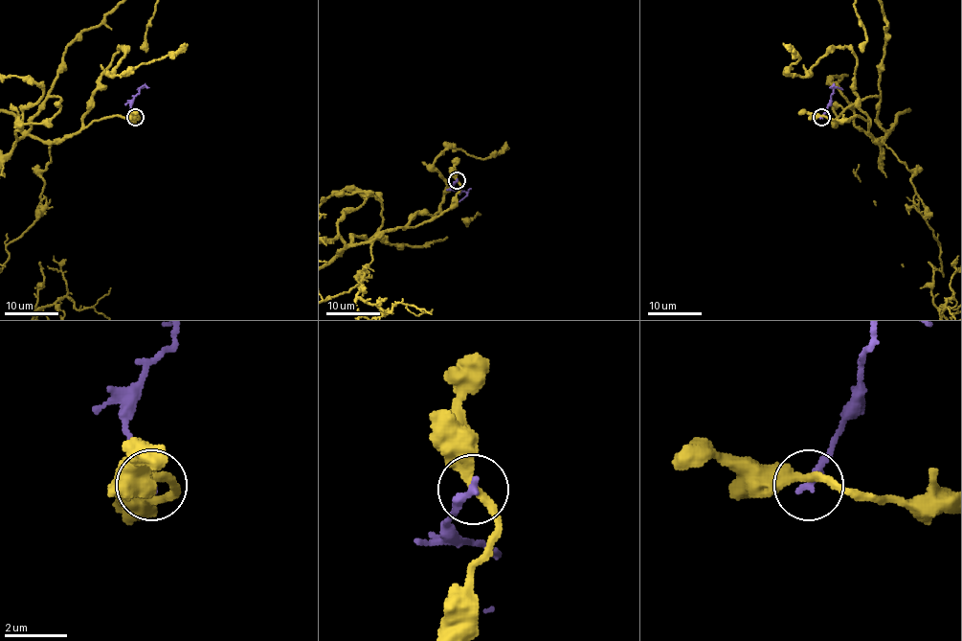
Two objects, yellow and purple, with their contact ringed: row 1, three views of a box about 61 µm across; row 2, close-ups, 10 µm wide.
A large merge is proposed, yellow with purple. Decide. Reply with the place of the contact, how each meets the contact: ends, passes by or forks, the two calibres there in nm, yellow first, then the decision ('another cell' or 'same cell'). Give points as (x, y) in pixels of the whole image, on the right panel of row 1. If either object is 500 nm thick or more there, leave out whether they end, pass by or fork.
(821, 117) | yellow passes by | purple ends | 280/280 nm | another cell

